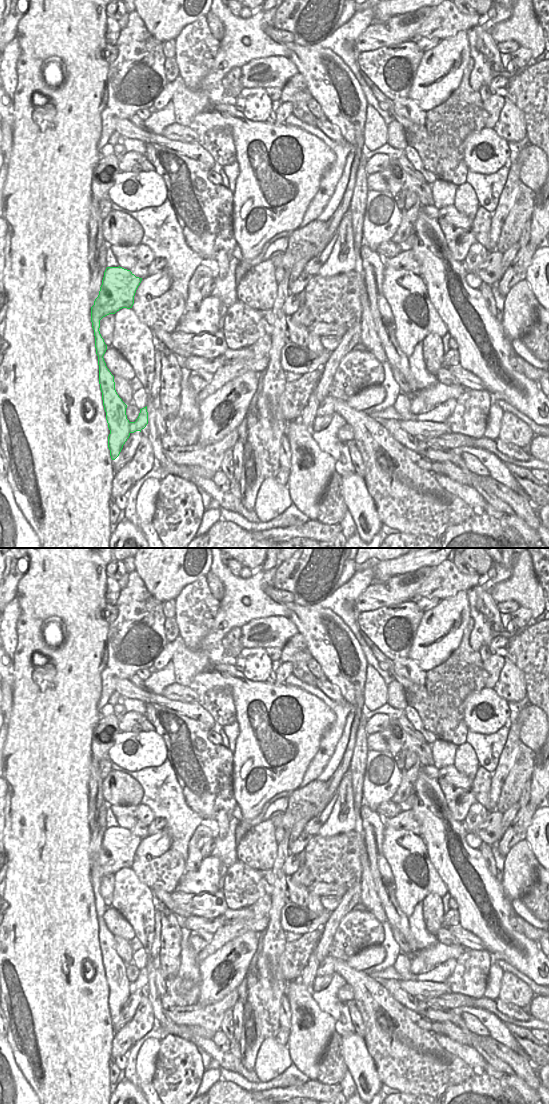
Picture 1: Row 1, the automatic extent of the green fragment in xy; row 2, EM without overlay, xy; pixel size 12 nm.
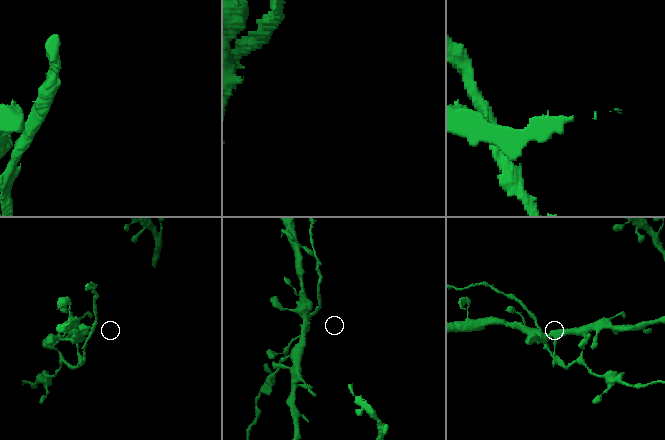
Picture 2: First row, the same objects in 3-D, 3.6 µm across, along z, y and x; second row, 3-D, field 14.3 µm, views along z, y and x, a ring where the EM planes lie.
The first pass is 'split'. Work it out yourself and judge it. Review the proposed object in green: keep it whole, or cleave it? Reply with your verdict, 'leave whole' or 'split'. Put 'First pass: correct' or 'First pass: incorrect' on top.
First pass: correct
split

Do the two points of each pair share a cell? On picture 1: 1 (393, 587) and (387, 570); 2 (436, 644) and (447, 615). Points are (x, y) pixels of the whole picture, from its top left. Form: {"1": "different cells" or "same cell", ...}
{"1": "different cells", "2": "same cell"}

